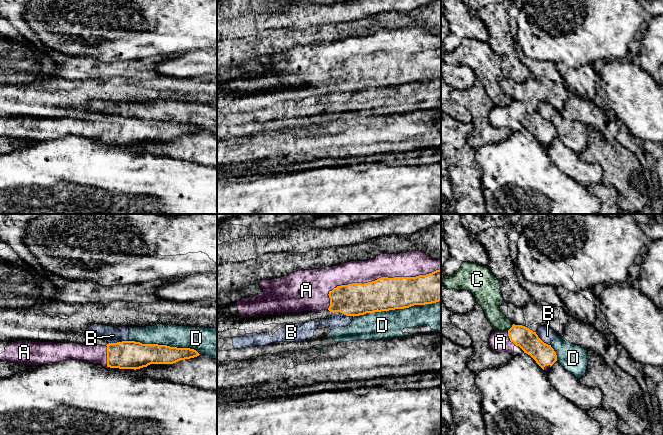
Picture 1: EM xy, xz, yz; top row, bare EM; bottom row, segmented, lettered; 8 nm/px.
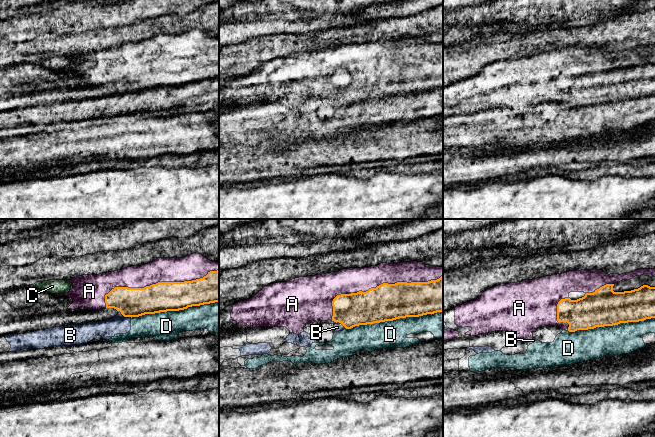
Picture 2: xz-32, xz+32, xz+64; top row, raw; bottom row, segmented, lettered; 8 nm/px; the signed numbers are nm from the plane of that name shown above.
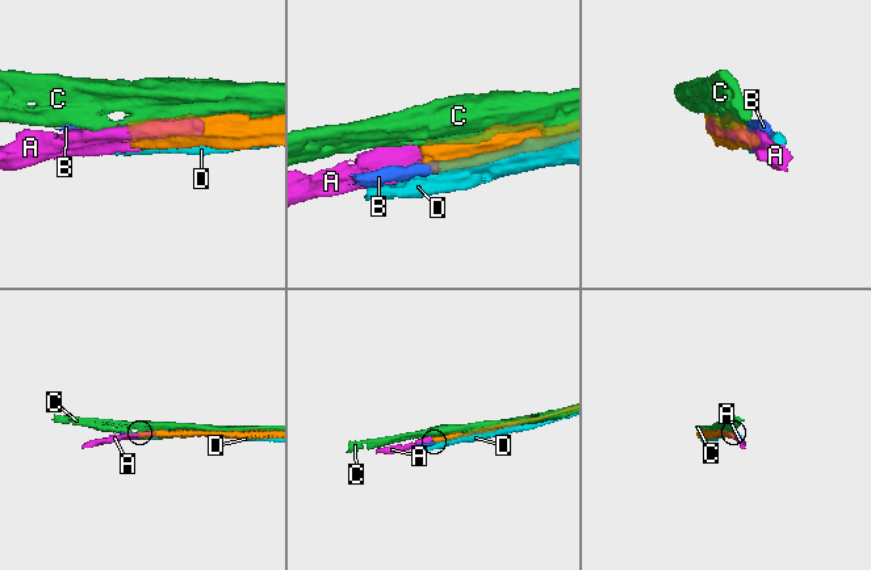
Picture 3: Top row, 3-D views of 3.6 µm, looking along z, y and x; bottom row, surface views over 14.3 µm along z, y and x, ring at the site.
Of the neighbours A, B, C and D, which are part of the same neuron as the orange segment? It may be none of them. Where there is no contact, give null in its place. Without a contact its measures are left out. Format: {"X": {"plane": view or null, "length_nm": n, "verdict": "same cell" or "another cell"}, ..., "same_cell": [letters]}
{"A": {"plane": "xz", "length_nm": 950, "verdict": "same cell"}, "B": {"plane": "xy", "length_nm": 170, "verdict": "another cell"}, "C": {"plane": "yz", "length_nm": 80, "verdict": "another cell"}, "D": {"plane": "xz", "length_nm": 700, "verdict": "another cell"}, "same_cell": ["A"]}

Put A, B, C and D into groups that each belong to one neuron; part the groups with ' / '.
A / B D / C

